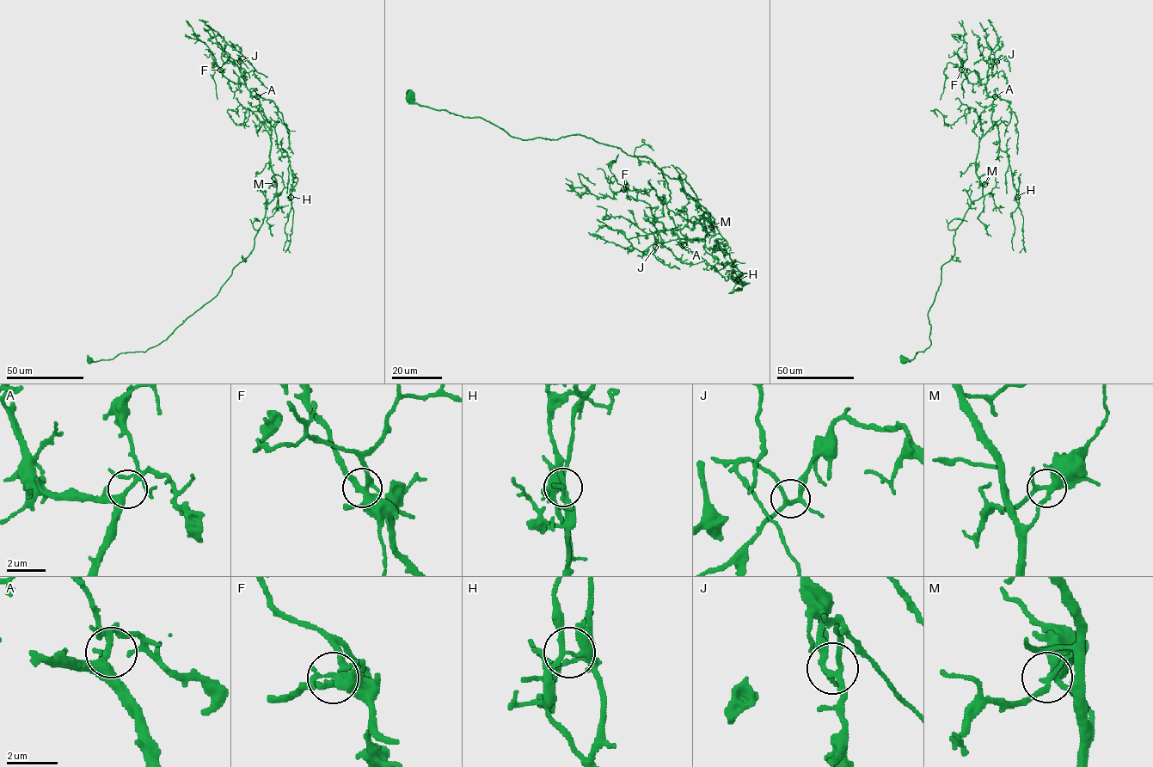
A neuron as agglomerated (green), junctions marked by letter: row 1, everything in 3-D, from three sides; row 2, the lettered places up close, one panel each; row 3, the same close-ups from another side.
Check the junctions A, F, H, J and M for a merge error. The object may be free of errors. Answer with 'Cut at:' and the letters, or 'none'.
Cut at: H

